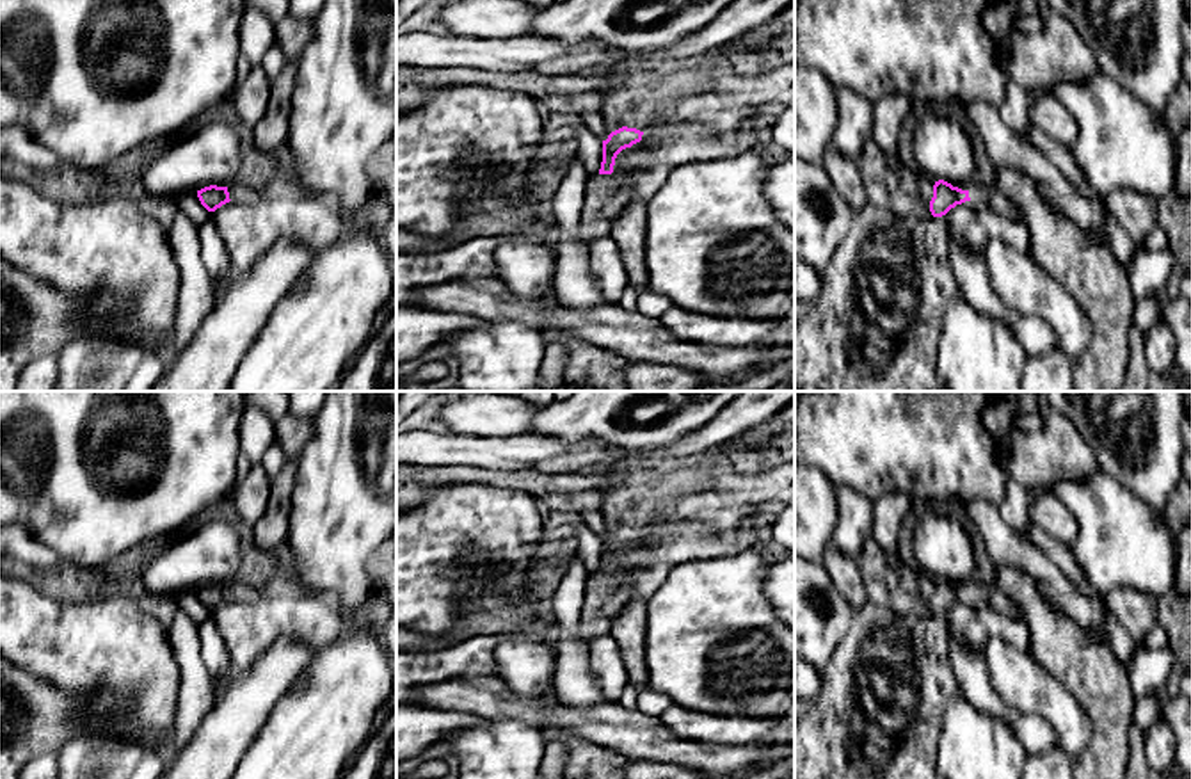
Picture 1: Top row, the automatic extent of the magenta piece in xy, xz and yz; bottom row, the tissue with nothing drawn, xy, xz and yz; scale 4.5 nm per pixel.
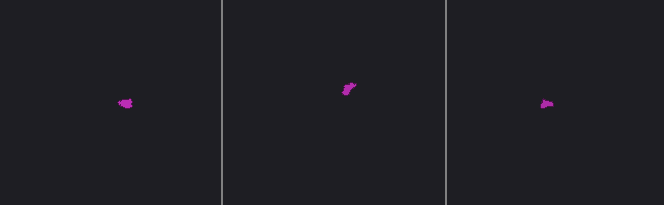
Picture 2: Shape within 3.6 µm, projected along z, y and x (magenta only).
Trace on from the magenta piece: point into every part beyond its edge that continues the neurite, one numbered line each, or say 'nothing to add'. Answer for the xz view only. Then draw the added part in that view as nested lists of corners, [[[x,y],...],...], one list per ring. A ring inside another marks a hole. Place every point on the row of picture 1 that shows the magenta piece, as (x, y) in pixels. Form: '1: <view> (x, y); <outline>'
1: xz (637, 102); [[[711,64],[674,73],[635,73],[604,92],[601,116],[610,132],[627,126],[647,133],[665,110],[709,92],[713,84]]]
2: xz (605, 198); [[[596,174],[588,178],[580,238],[590,245],[594,240],[610,237],[610,228],[619,212],[629,203],[629,189],[619,185],[611,174]]]

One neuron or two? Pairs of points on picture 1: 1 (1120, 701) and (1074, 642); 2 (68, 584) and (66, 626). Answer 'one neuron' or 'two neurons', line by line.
1: one neuron
2: two neurons

